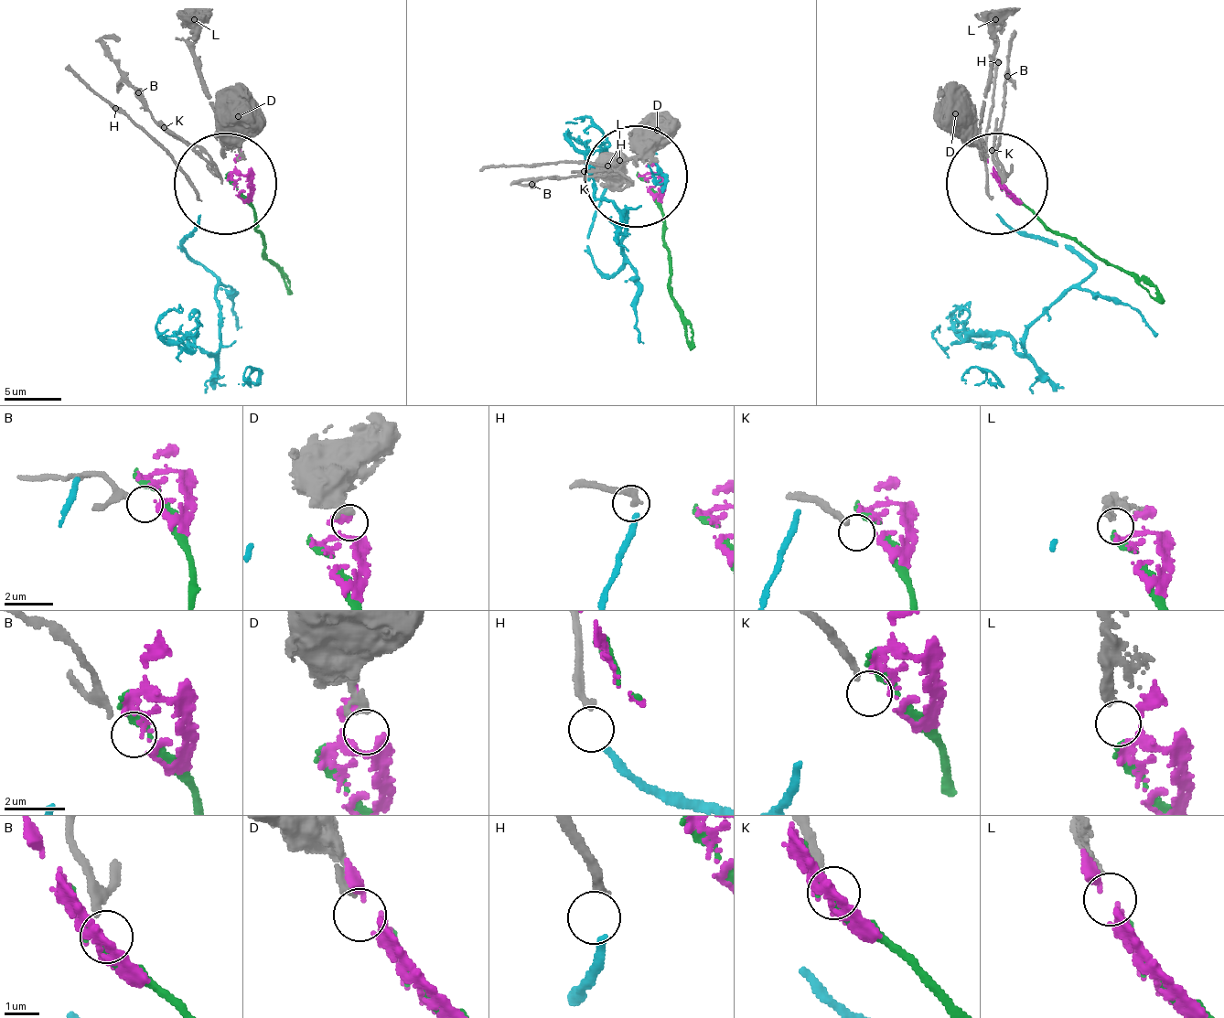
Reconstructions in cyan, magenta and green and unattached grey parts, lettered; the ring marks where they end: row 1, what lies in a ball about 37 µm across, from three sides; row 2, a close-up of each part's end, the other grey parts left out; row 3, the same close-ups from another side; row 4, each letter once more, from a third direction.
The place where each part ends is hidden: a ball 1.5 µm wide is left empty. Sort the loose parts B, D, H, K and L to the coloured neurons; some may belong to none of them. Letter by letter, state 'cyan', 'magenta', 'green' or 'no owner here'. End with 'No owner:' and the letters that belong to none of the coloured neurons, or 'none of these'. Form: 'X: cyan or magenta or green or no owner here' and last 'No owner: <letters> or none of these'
B: no owner here
D: no owner here
H: cyan
K: no owner here
L: green
No owner: B, D, K

